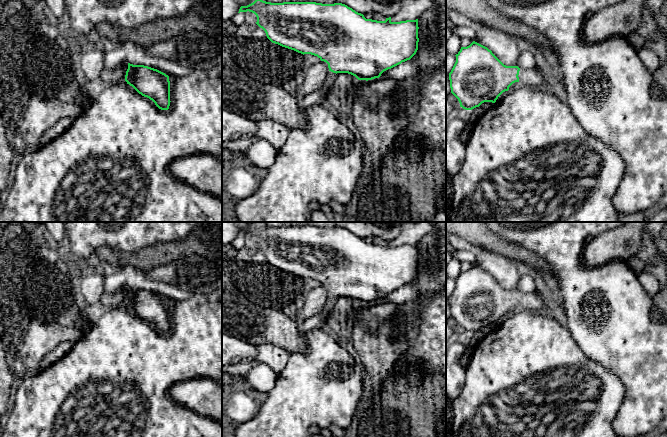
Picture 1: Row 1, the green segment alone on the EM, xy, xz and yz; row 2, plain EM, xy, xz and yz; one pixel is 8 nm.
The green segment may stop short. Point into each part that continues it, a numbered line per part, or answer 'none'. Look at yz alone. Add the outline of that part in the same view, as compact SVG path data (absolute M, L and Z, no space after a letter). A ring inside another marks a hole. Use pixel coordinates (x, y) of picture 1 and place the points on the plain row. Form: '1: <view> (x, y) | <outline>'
1: yz (533, 302) | M522 293L519 295L519 306L522 310L528 310L536 313L542 313L549 311L546 302L541 295L536 293Z

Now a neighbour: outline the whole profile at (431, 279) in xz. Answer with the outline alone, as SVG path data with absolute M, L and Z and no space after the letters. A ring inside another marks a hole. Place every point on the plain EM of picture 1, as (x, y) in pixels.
M437 222L433 230L418 242L418 274L410 283L419 288L417 299L431 300L446 290L446 222Z

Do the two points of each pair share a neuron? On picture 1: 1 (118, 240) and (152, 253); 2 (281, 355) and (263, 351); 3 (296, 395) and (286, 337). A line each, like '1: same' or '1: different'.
1: different
2: same
3: different

